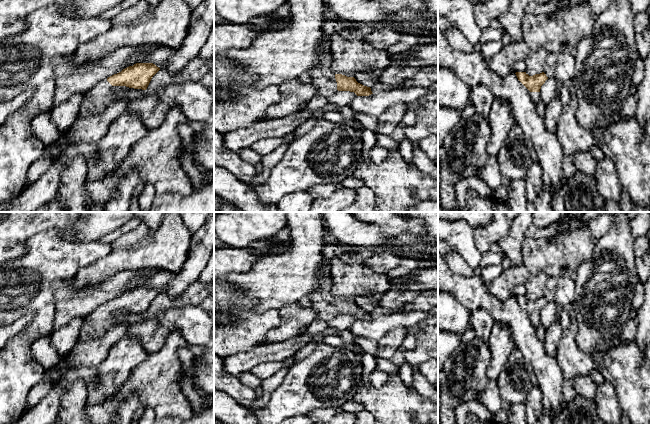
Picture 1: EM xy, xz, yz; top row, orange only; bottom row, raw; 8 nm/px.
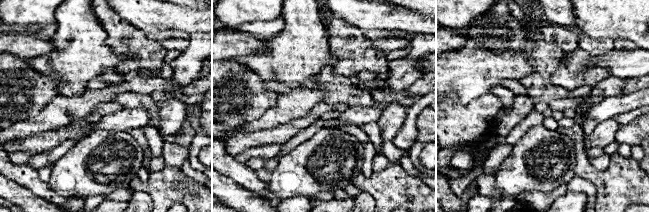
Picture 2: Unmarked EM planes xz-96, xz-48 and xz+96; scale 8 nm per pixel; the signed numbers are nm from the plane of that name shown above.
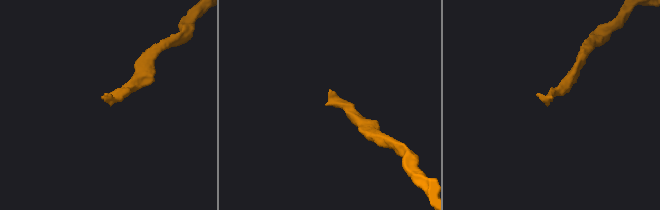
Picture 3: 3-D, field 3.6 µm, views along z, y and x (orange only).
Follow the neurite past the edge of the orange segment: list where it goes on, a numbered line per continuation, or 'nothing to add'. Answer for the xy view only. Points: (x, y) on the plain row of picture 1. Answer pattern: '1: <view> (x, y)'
1: xy (97, 323)

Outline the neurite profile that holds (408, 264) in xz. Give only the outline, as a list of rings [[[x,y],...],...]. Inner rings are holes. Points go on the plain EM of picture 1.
[[[403,257],[402,262],[397,270],[387,273],[389,278],[396,278],[402,274],[408,274],[418,268],[417,259],[414,257]]]

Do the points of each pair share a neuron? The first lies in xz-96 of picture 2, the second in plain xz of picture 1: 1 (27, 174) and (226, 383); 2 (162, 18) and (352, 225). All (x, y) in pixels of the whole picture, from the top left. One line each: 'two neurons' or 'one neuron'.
1: one neuron
2: one neuron

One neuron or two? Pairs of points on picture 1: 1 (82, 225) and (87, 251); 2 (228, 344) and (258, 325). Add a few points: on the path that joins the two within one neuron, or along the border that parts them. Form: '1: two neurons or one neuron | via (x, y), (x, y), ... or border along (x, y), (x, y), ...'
1: two neurons | border along (62, 236), (82, 241), (98, 239)
2: one neuron | via (235, 337), (243, 329), (251, 327)

